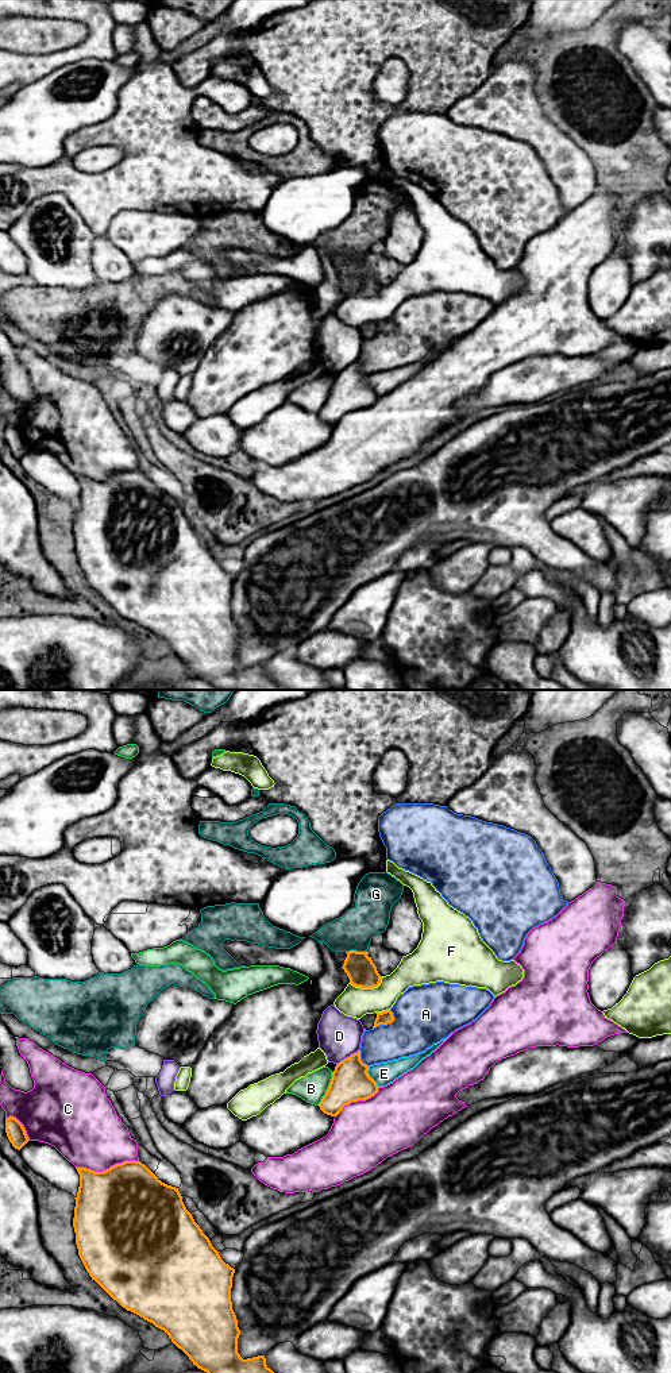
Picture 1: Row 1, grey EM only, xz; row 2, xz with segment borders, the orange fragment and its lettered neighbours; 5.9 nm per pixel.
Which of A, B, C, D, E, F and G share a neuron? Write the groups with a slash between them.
A / B / C / D / E / F / G

